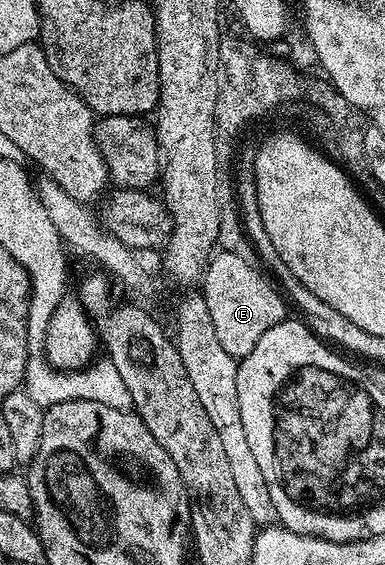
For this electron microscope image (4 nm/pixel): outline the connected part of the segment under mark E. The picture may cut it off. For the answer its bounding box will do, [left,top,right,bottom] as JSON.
[202,249,286,361]

